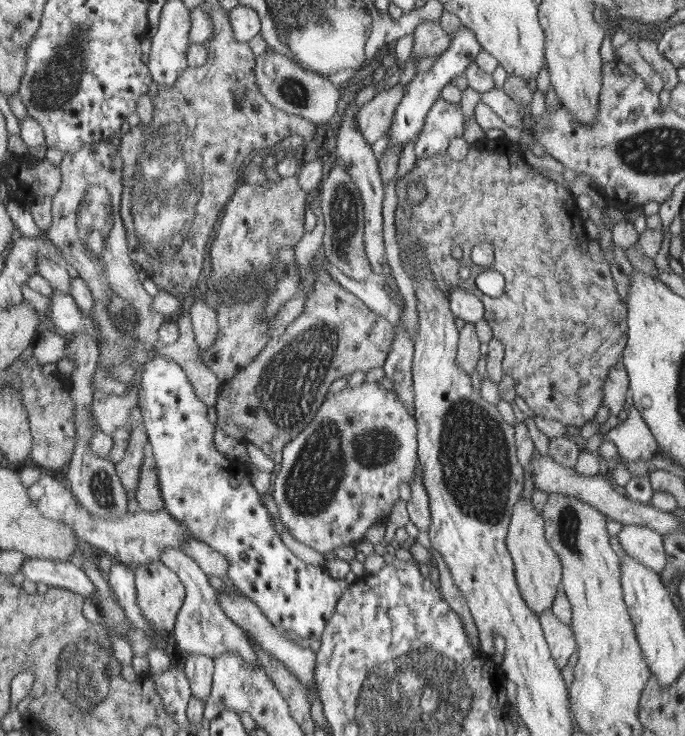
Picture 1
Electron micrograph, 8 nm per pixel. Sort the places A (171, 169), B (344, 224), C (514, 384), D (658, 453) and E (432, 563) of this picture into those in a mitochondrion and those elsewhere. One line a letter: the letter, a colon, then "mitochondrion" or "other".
A: mitochondrion
B: mitochondrion
C: other
D: other
E: other

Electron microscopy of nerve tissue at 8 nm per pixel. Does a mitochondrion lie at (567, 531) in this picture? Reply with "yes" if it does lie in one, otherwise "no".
yes

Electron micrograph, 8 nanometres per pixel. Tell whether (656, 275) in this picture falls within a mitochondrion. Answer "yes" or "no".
no

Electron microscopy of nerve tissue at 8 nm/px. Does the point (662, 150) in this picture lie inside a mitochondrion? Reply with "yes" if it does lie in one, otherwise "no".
yes

